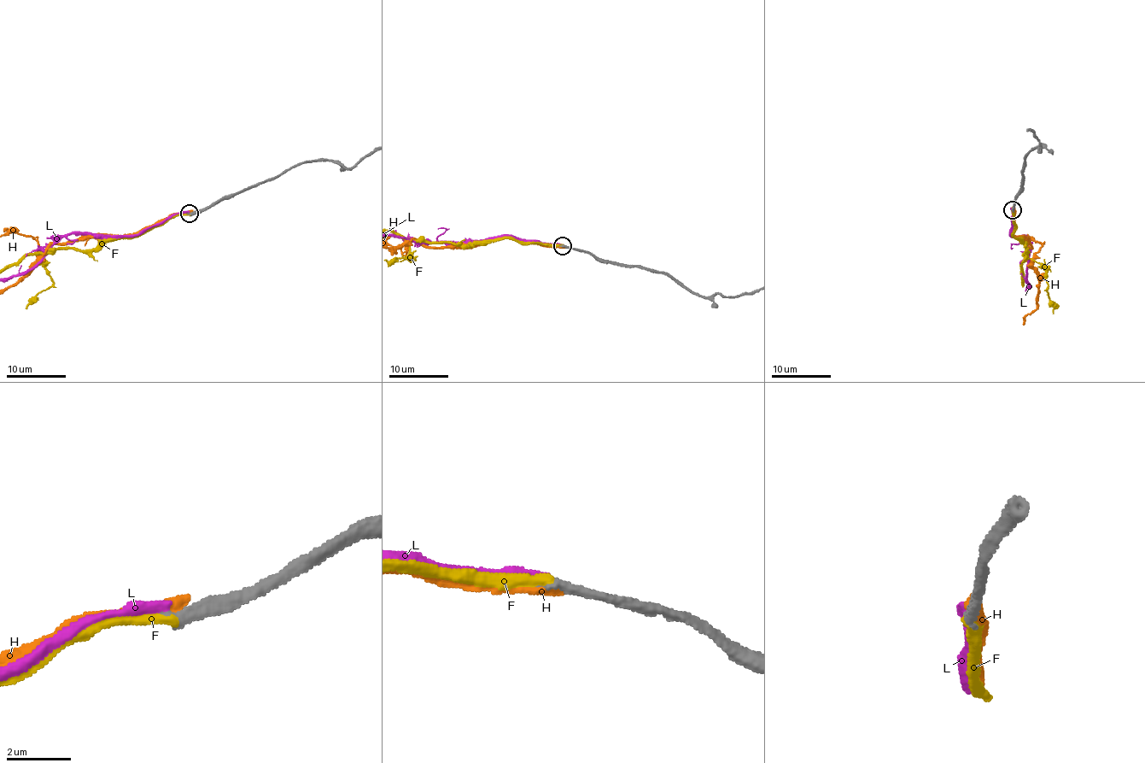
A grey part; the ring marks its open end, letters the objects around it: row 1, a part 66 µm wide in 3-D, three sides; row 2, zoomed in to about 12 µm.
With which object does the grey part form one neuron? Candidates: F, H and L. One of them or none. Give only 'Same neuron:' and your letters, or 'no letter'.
Same neuron: F

